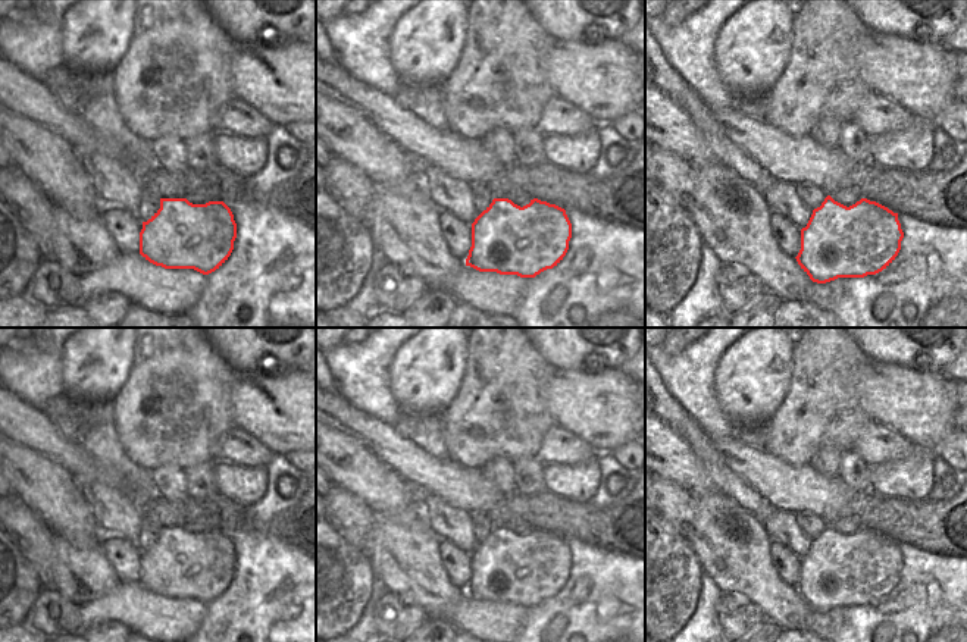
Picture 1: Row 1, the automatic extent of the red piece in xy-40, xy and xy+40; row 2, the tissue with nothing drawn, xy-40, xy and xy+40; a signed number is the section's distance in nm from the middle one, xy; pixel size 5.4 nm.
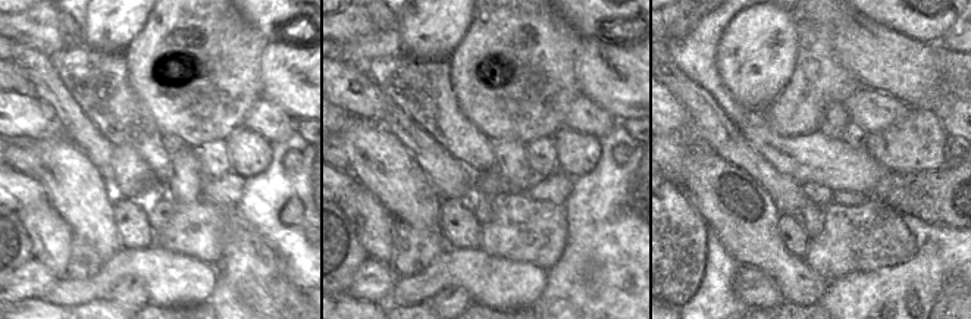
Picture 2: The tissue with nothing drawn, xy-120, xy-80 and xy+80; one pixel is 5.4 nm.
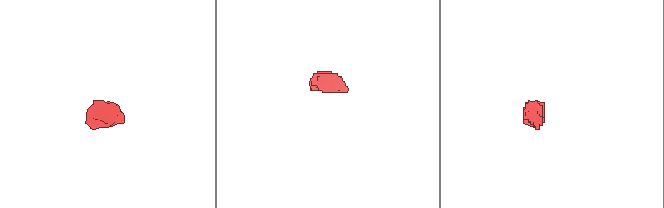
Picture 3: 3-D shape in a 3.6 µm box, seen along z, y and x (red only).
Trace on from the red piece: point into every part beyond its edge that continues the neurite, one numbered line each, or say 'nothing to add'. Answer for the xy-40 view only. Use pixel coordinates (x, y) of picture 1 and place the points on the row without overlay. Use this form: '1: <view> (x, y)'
1: xy-40 (205, 523)

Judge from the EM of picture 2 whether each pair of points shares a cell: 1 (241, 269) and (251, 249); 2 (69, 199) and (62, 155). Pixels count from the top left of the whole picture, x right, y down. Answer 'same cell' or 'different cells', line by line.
1: same cell
2: same cell

